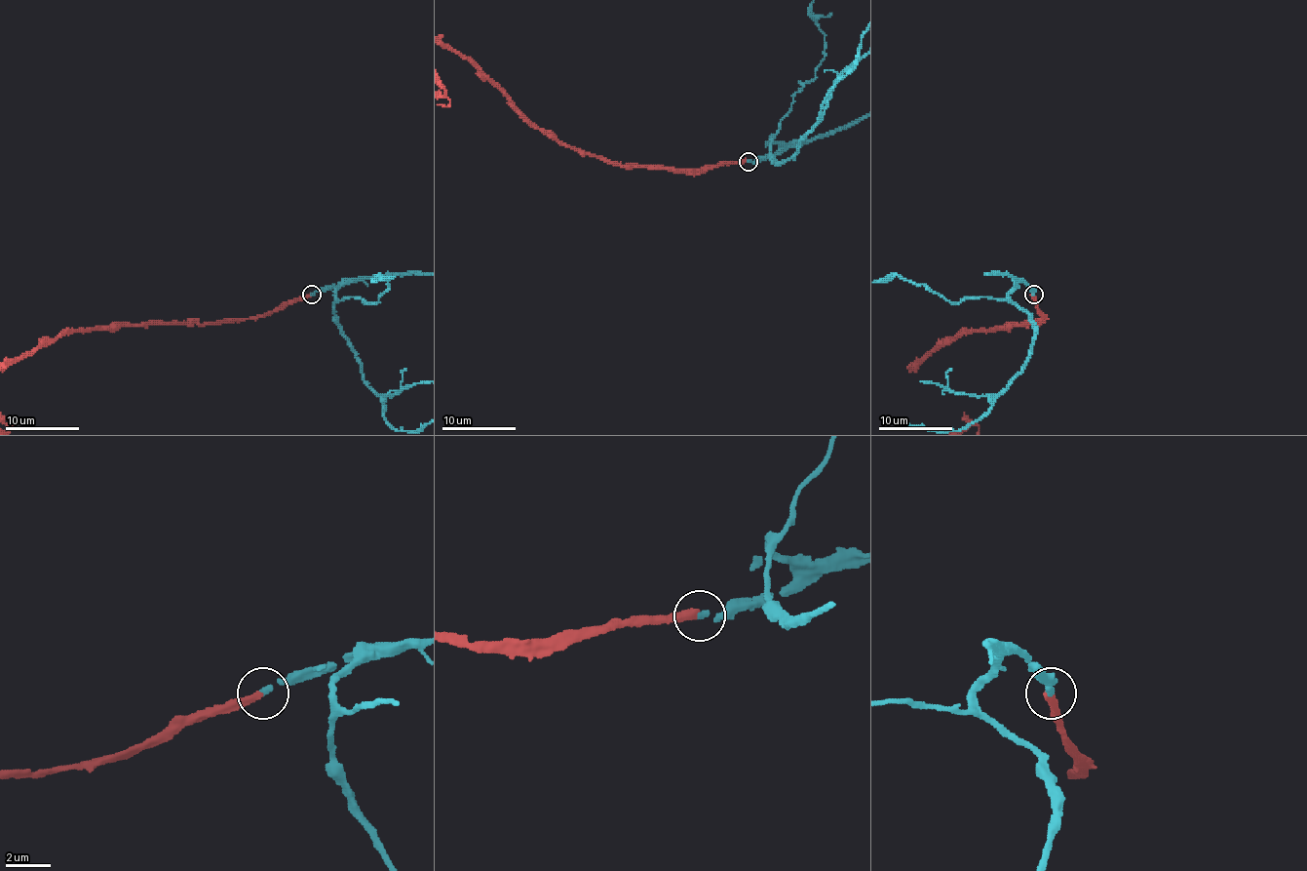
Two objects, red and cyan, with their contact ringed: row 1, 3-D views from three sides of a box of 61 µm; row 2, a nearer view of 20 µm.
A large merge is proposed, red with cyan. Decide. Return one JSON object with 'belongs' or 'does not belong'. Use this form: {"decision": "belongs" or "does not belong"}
{"decision": "belongs"}

